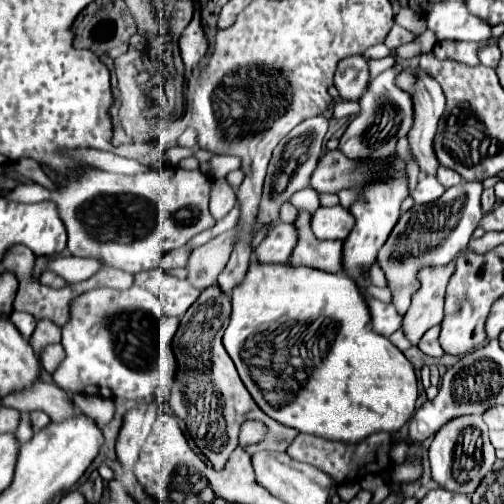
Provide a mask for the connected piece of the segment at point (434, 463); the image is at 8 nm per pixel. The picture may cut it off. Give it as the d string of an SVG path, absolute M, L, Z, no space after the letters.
M456 417L454 421L448 421L432 439L428 457L432 481L436 481L446 491L462 493L466 497L478 489L486 473L490 473L492 465L496 463L494 447L488 439L488 427L482 417Z

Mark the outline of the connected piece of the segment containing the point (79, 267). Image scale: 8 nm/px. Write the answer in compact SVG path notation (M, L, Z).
M56 257L48 261L48 271L60 275L68 283L76 283L92 277L100 269L100 263L90 257Z

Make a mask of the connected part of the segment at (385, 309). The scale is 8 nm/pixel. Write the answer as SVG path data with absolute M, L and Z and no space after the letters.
M366 297L366 301L368 301L368 307L370 307L370 315L372 315L372 327L378 335L390 337L394 331L400 329L402 315L392 305L386 305L382 301L368 299L368 297Z

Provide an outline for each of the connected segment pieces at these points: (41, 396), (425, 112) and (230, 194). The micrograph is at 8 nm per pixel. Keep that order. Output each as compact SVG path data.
M36 381L28 389L10 393L8 397L2 399L2 405L10 405L20 413L42 409L44 413L50 415L52 421L62 421L62 417L70 417L70 413L76 413L72 401L58 385L42 381Z
M416 69L416 77L418 85L412 93L416 109L414 109L414 125L408 133L408 143L420 171L436 177L440 161L434 151L434 133L444 113L444 93L440 85L434 79L426 77L426 73L422 73L420 69Z
M224 179L212 181L212 193L210 193L210 213L212 213L212 217L224 219L232 211L234 205L236 205L234 189Z

